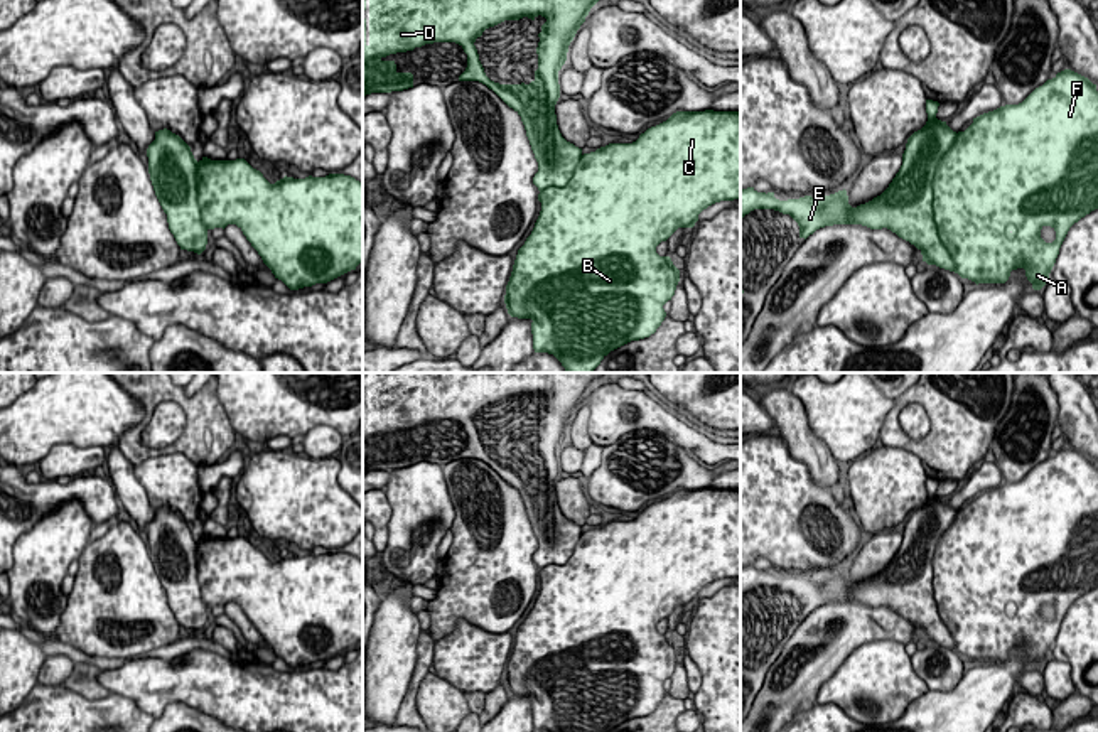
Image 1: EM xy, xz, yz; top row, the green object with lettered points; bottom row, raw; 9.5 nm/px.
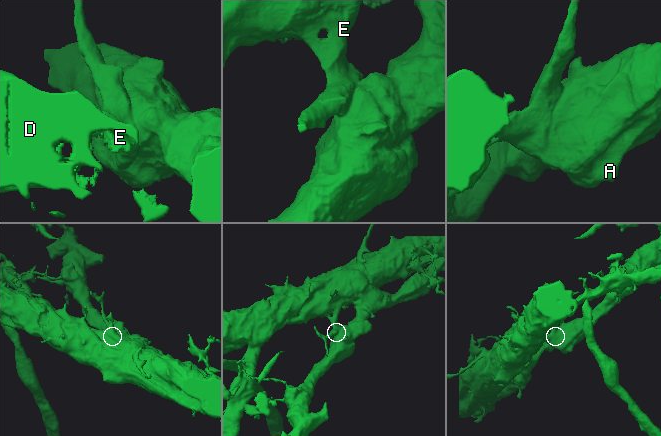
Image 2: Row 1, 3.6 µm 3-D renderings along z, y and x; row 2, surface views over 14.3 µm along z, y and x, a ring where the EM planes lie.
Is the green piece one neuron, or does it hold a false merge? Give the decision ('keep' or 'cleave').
cleave

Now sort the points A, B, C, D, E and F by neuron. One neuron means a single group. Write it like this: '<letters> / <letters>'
A B C F / D E

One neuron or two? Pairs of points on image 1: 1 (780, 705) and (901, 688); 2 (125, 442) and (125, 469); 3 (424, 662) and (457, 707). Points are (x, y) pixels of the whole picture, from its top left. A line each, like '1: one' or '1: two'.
1: two
2: two
3: two

